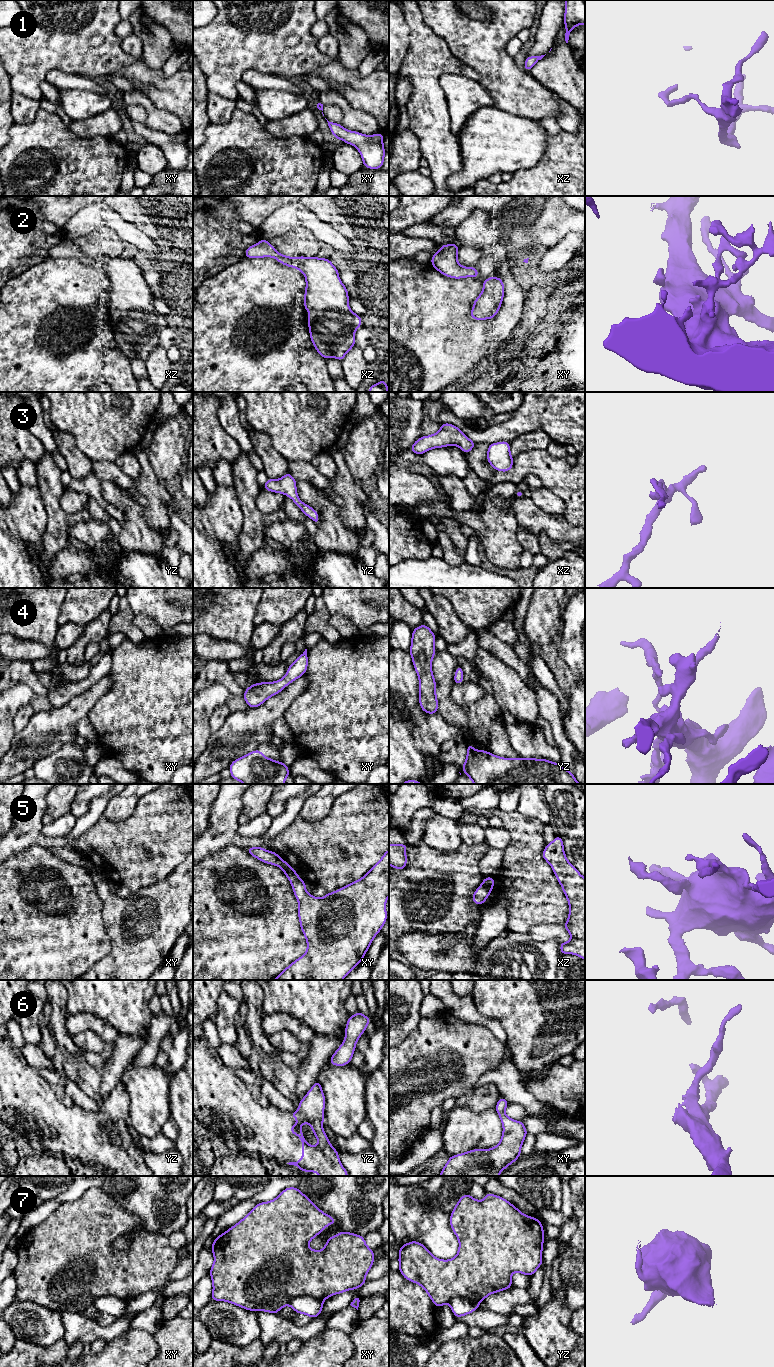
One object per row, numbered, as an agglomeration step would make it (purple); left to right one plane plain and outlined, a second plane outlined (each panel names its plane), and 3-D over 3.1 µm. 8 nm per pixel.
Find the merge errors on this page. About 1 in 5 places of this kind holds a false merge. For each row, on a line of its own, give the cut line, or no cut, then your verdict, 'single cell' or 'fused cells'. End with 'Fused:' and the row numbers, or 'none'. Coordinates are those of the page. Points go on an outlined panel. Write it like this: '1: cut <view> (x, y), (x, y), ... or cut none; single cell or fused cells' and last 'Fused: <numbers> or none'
1: cut none; single cell
2: cut none; single cell
3: cut none; single cell
4: cut none; single cell
5: cut none; single cell
6: cut none; single cell
7: cut xy (323, 1300), (307, 1296), (296, 1296), (288, 1304); fused cells
Fused: 7

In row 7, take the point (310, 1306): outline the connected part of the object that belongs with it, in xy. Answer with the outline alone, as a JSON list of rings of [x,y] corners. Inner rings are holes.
[[[300,1296],[293,1298],[289,1305],[298,1314],[308,1315],[311,1319],[316,1318],[321,1314],[324,1300],[314,1297]]]

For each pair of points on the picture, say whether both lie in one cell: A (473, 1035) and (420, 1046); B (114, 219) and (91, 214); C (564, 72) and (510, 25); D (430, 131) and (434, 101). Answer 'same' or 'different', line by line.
A: same
B: same
C: different
D: same

